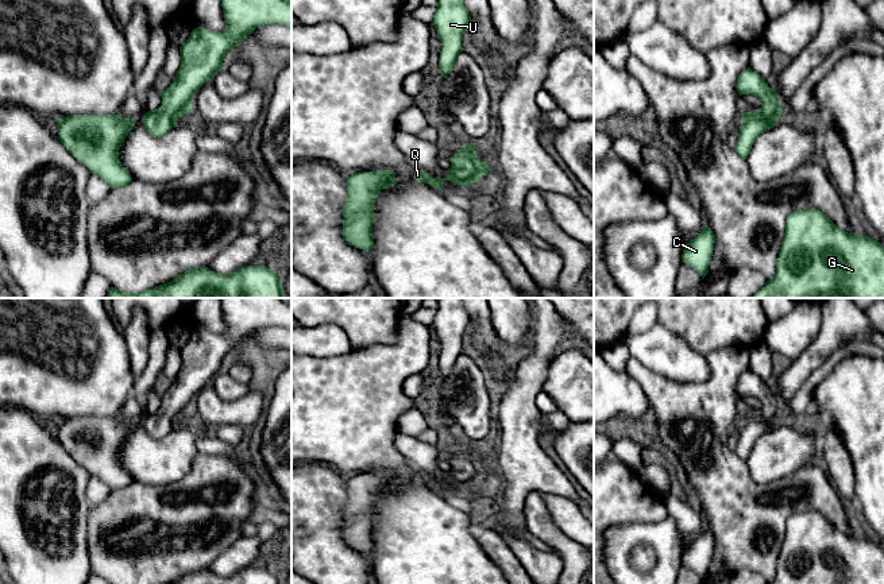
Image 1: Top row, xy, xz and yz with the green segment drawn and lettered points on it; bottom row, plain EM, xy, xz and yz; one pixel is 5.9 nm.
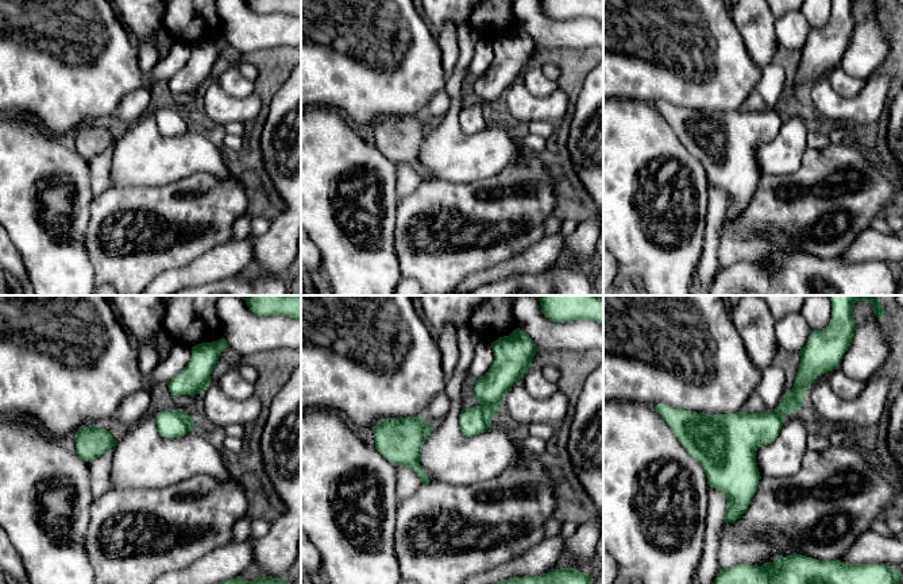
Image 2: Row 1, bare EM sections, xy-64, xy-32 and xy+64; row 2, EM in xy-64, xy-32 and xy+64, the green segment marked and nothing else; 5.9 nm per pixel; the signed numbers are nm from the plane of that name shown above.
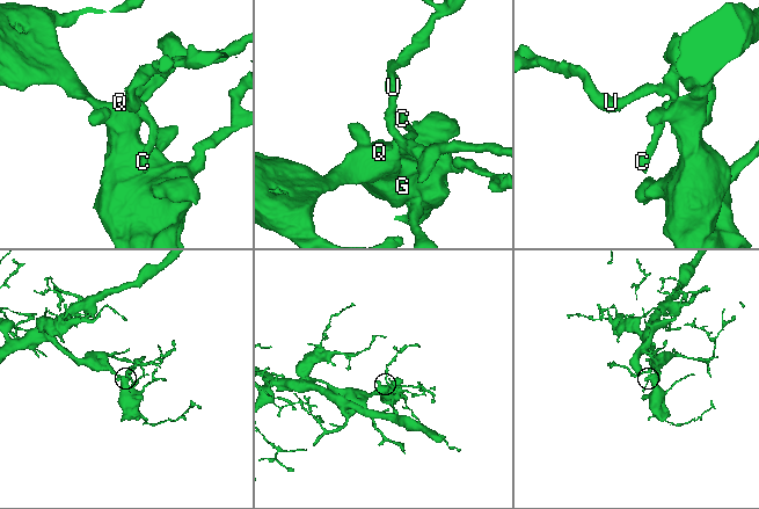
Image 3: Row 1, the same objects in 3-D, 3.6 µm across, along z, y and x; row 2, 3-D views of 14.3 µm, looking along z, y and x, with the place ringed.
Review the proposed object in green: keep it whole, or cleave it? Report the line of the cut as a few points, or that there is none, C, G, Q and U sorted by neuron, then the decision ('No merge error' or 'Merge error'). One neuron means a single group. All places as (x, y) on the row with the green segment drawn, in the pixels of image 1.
No split. Groups: C G Q U. No merge error

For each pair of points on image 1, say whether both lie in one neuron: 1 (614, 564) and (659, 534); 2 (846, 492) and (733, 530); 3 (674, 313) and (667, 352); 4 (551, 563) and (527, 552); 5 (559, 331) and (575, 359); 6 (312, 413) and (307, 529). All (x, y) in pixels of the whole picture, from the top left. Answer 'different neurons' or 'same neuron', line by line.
1: same neuron
2: different neurons
3: different neurons
4: same neuron
5: different neurons
6: different neurons

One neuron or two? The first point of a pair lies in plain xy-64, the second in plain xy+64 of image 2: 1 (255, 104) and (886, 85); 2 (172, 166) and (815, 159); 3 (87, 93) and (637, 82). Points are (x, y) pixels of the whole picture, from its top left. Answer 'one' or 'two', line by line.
1: one
2: two
3: one

